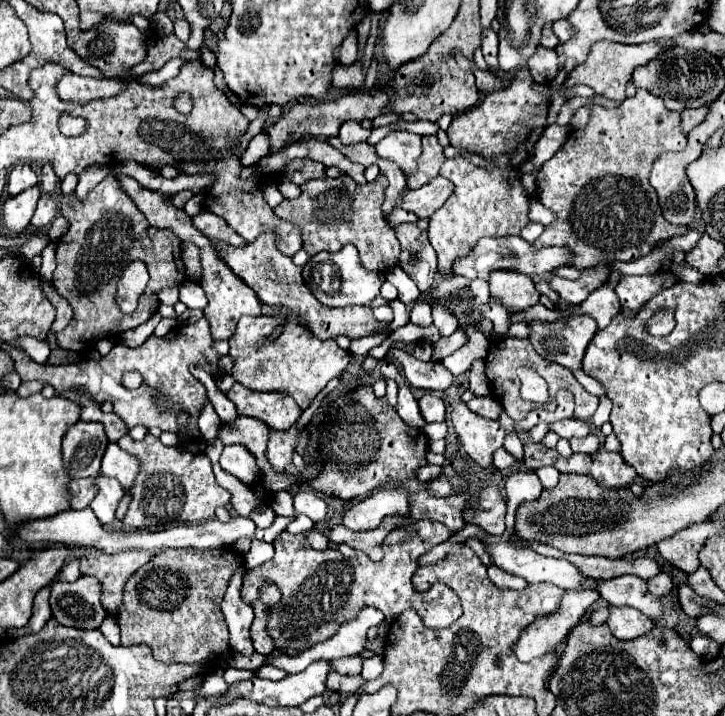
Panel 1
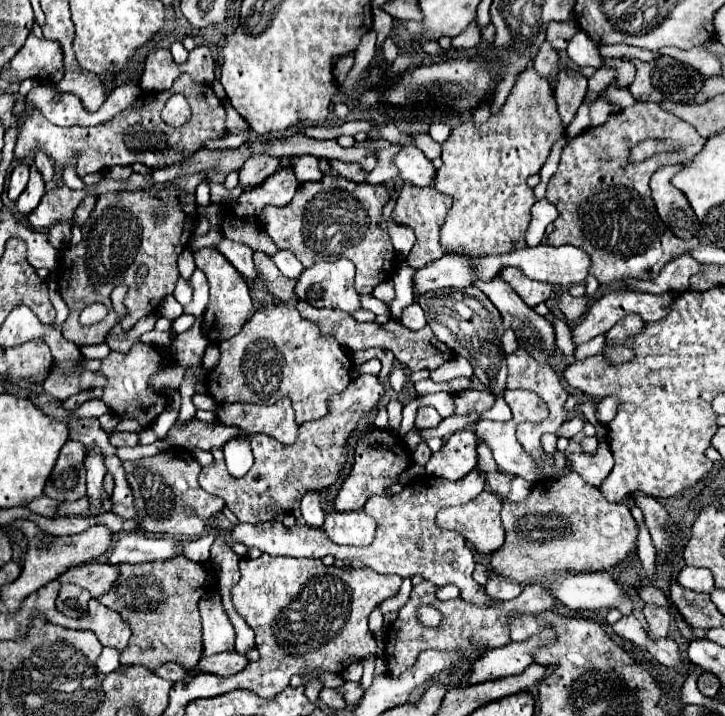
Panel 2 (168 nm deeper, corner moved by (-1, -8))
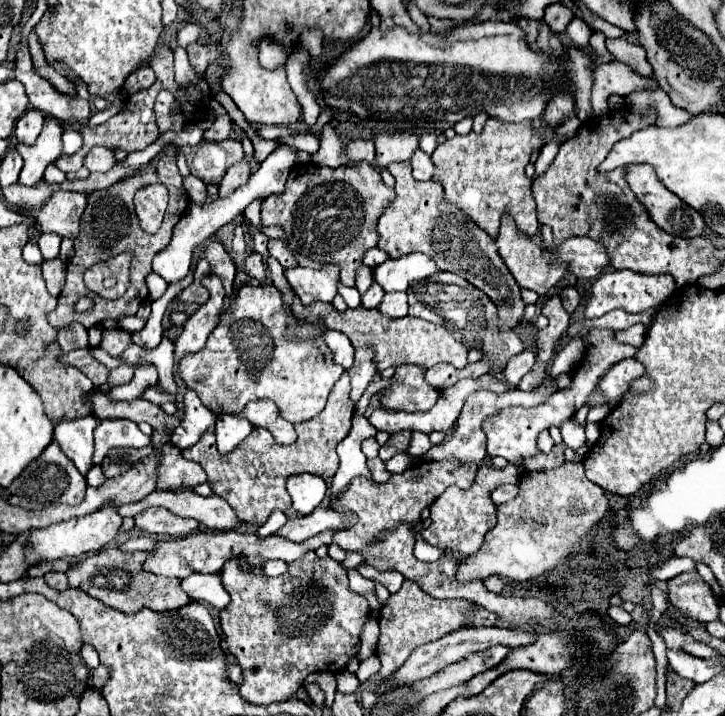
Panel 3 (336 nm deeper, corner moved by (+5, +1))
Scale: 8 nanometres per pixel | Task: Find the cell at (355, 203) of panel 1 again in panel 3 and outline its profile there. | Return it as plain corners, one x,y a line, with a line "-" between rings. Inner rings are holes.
296,164
290,172
290,178
286,182
286,190
278,196
268,196
262,202
262,226
282,226
288,234
290,246
312,258
314,262
336,262
340,264
342,272
342,284
354,286
356,270
362,266
362,258
366,250
374,248
380,240
380,234
376,230
378,218
384,214
384,210
390,206
396,194
393,188
389,188
382,181
380,172
372,164
356,164
356,166
340,166
340,168
326,168
316,164

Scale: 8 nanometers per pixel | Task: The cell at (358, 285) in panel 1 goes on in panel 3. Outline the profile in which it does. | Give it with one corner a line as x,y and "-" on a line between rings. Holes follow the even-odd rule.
324,264
324,268
320,270
296,266
292,270
286,270
284,274
294,294
302,300
302,304
332,302
334,296
338,294
338,280
340,280
338,264

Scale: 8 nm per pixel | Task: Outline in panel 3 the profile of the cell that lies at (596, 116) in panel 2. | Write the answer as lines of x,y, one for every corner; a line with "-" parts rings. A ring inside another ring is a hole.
608,62
600,64
594,70
594,84
590,94
590,106
596,116
606,114
606,104
612,94
628,96
636,90
656,90
658,82
654,78
636,76
626,64
622,62

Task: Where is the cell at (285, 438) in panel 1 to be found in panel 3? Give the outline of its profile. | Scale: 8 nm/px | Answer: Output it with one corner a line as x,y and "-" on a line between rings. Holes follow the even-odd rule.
344,372
334,384
328,404
320,416
296,424
298,440
290,446
280,446
274,442
272,434
266,428
254,428
252,434
228,456
220,456
216,450
216,438
212,432
204,432
198,444
184,450
184,456
198,462
208,474
208,484
212,490
224,498
236,512
236,516
246,524
264,524
274,510
286,510
290,506
290,496
286,490
286,480
292,474
316,474
322,480
328,480
336,474
340,458
336,446
348,436
352,428
354,402
350,400
350,374

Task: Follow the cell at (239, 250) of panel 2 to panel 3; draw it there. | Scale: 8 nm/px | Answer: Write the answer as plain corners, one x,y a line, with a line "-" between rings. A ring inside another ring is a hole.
250,254
250,256
242,262
242,266
244,266
244,272
246,272
248,276
256,278
258,282
264,282
264,276
266,276
266,264
264,264
262,256

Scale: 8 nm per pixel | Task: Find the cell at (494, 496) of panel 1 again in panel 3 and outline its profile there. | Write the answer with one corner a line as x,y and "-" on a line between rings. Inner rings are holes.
508,464
504,470
498,470
492,466
480,466
472,488
468,488
468,490
460,490
460,488
444,490
444,494
430,506
432,524
424,530
424,540
442,548
442,550
456,552
462,556
478,552
478,548
484,542
486,532
496,526
496,504
490,498
492,488
496,488
500,482
516,484
519,482
521,474
520,470
514,468
513,464

